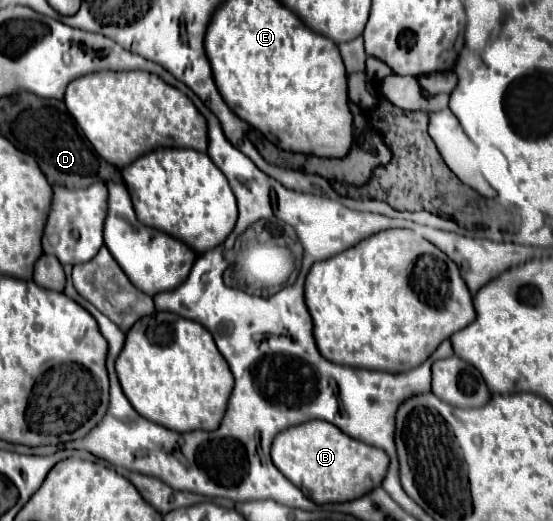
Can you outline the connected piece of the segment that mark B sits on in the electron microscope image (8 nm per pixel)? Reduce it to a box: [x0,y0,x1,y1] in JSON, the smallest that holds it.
[272,419,388,505]

